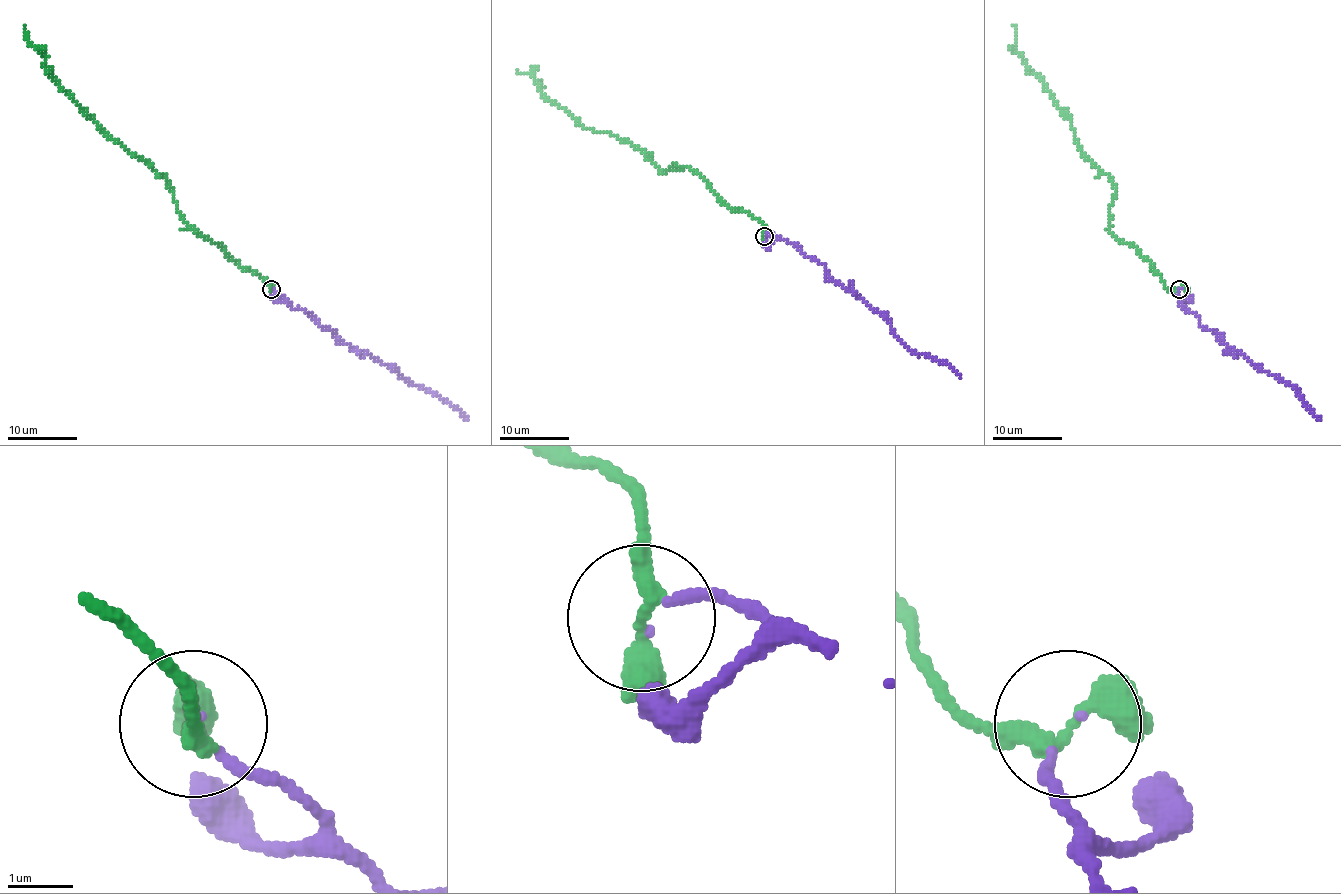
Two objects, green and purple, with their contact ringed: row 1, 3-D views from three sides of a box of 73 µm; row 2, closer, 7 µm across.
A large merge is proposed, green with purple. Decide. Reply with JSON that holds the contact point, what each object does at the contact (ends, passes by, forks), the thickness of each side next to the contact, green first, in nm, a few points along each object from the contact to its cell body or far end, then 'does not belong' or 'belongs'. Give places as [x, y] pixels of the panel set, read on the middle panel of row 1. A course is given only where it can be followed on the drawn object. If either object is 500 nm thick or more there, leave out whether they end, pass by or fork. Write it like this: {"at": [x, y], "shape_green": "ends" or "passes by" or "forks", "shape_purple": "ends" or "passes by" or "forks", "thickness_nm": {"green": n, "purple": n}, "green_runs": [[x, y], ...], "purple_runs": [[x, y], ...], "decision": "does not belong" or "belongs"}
{"at": [764, 236], "shape_green": "passes by", "shape_purple": "ends", "thickness_nm": {"green": 320, "purple": 80}, "green_runs": [[764, 237], [758, 219], [729, 209], [689, 167], [663, 174], [641, 150], [584, 128], [530, 74], [516, 71]], "purple_runs": [[765, 237], [781, 237], [819, 261], [826, 275], [876, 309], [912, 351], [945, 361], [961, 377]], "decision": "belongs"}

